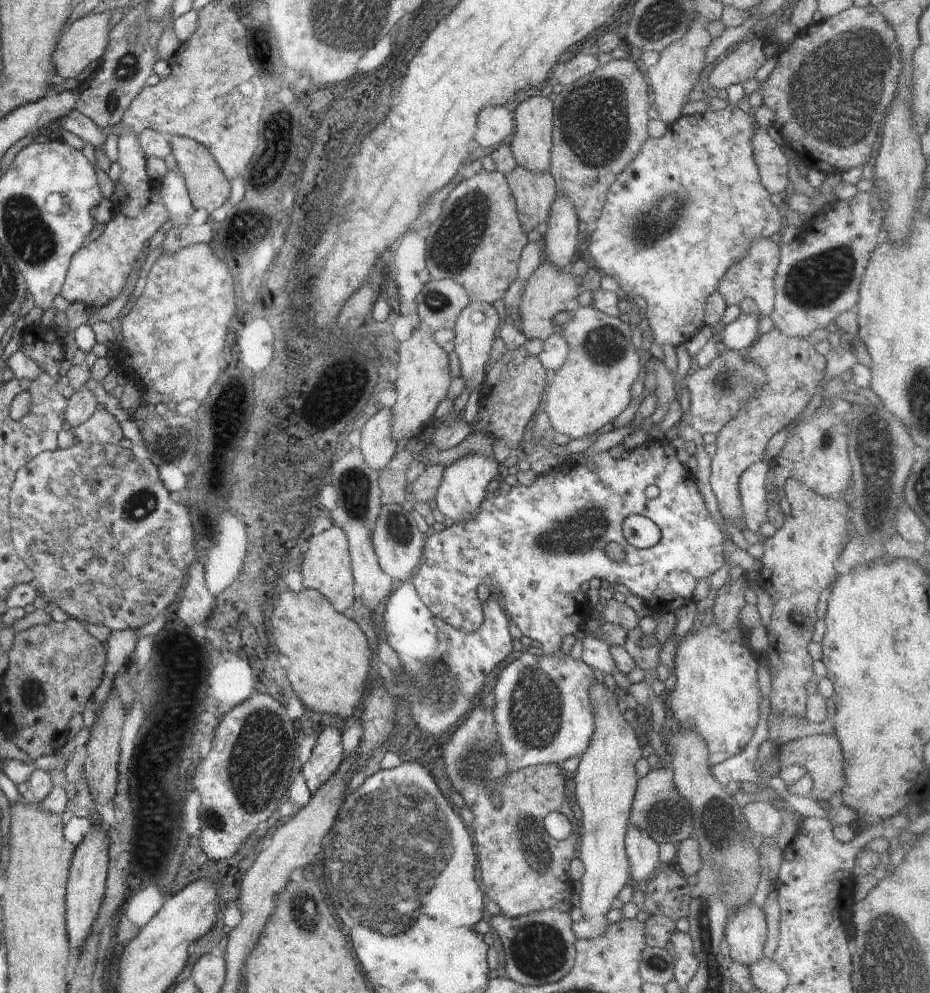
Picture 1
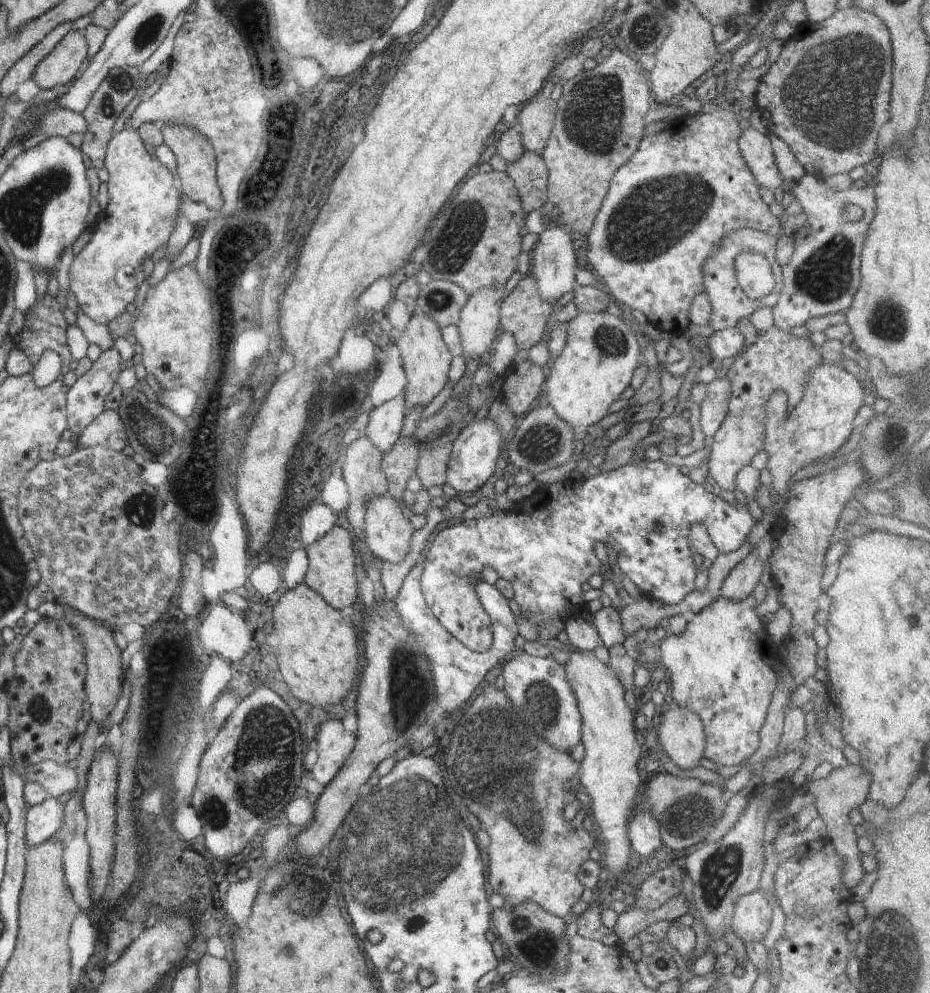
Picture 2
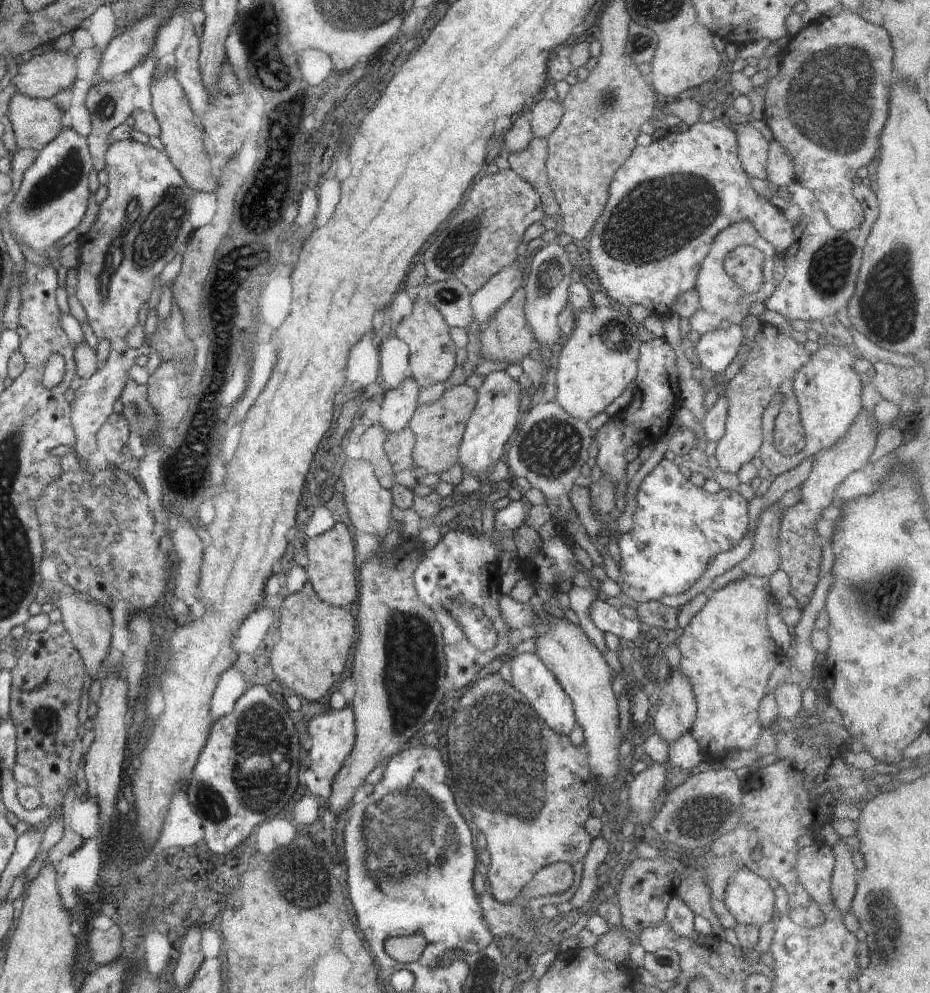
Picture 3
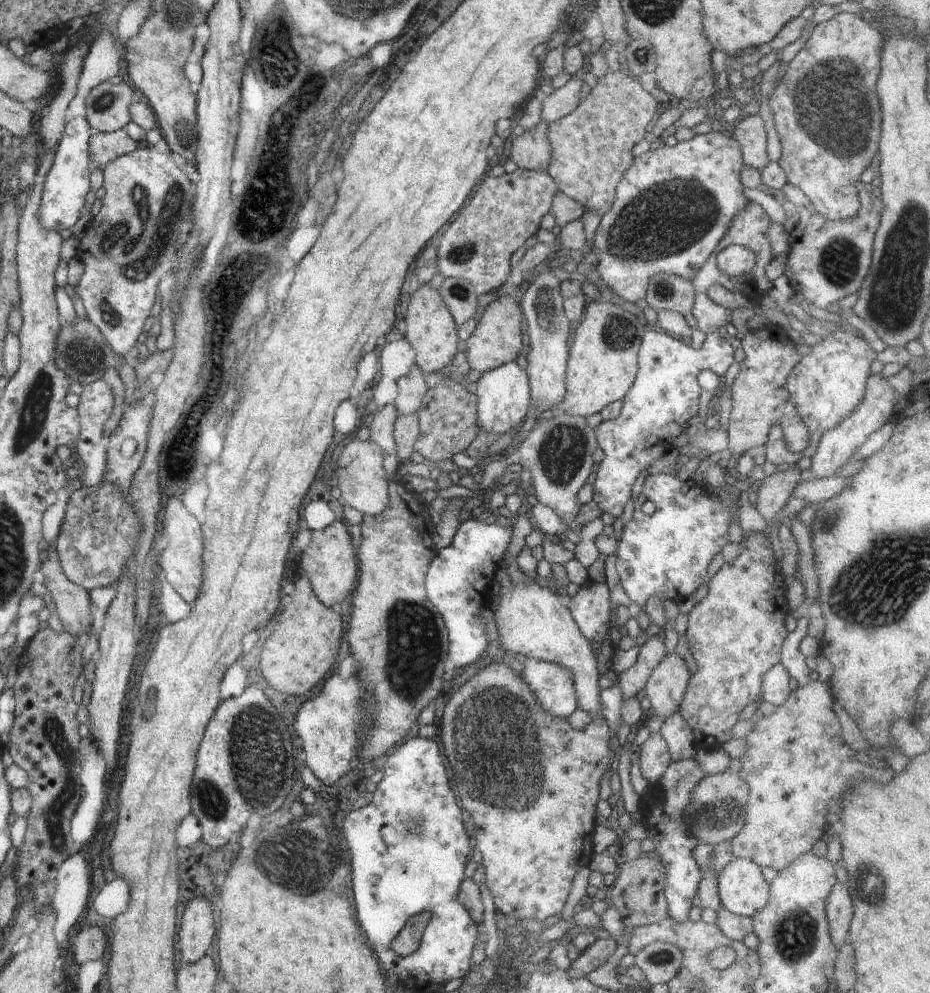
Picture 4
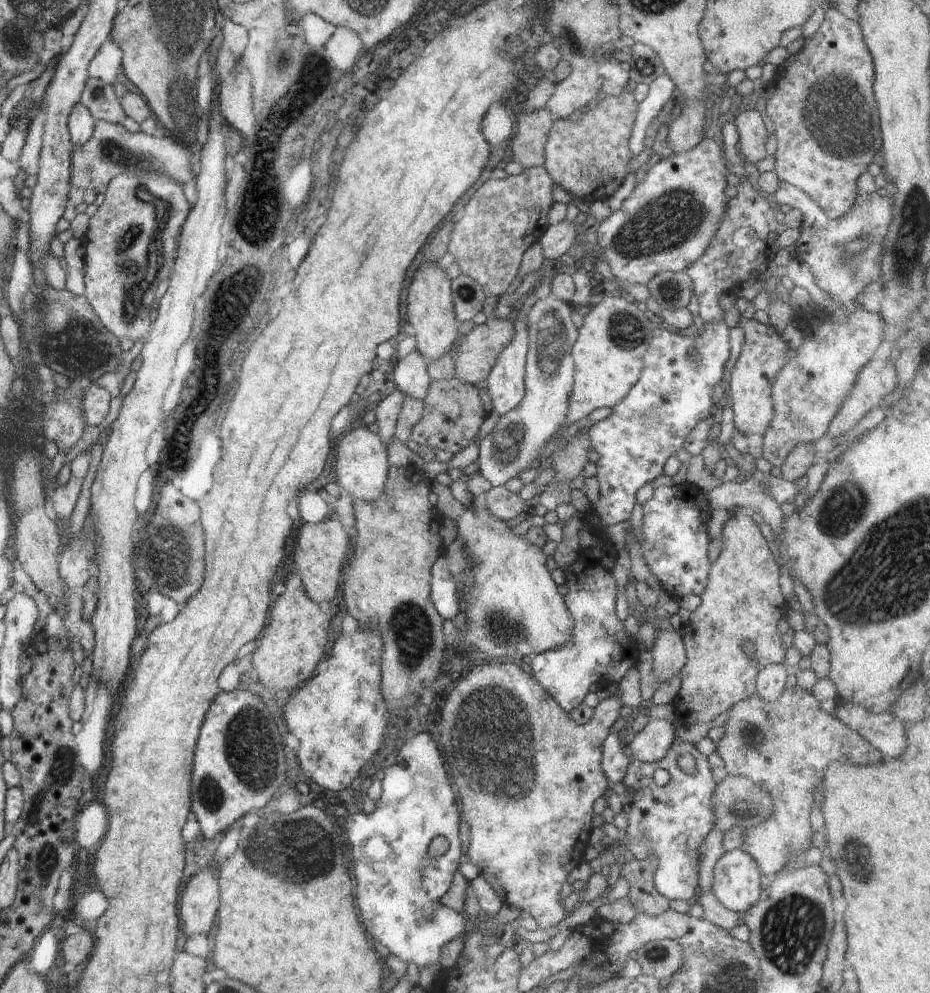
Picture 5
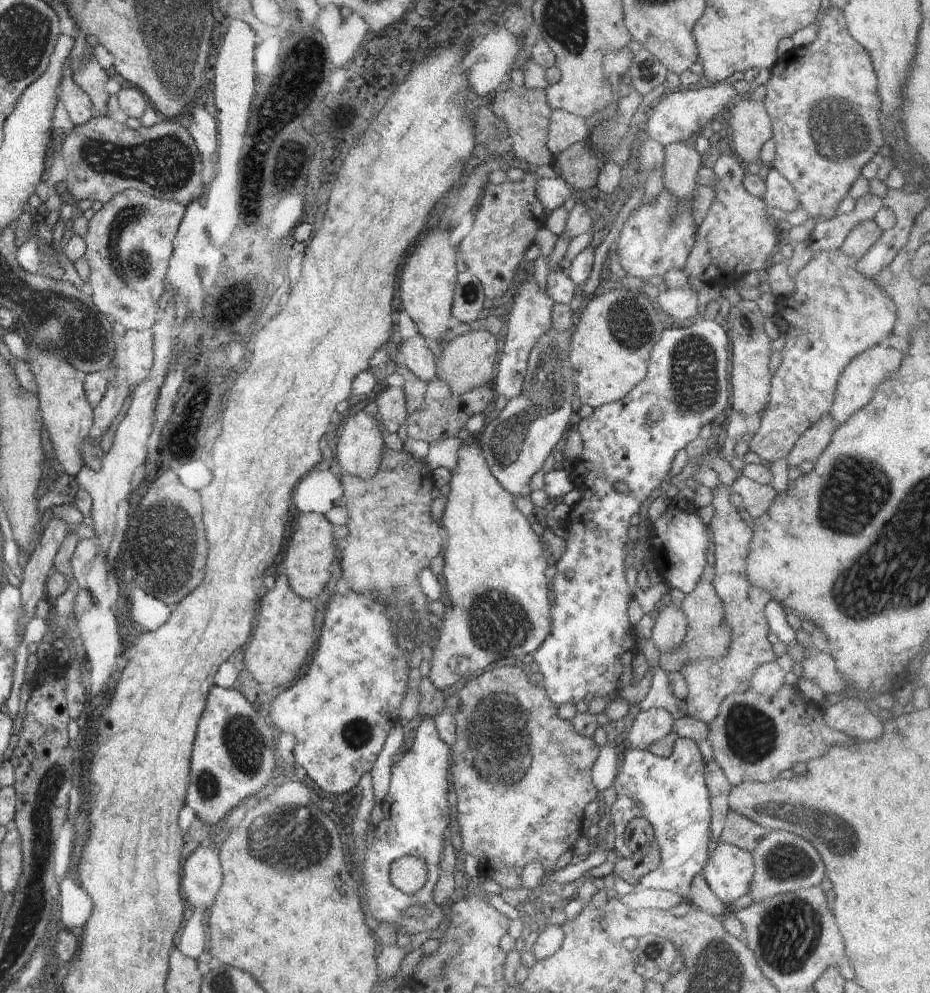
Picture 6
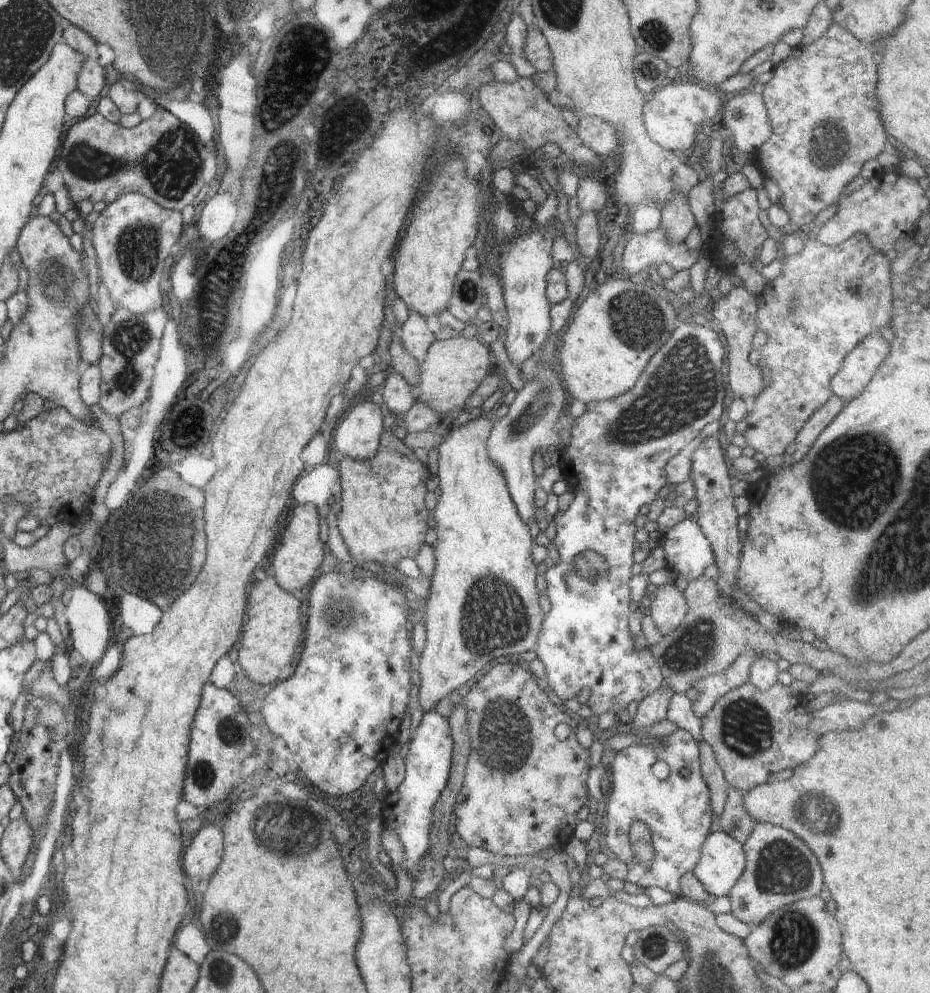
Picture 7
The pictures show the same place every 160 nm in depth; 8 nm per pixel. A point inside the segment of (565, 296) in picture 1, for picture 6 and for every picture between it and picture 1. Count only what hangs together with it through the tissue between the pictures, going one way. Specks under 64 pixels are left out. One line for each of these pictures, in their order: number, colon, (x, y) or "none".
2: (522, 313)
3: (508, 338)
4: (497, 340)
5: (478, 350)
6: (465, 362)

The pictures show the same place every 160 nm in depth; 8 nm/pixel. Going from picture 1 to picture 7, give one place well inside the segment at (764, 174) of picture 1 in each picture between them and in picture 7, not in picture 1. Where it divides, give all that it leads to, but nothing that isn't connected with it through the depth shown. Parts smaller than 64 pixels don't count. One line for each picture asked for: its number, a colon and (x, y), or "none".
2: (755, 146)
3: (753, 149)
4: (749, 131)
5: (752, 133)
6: (750, 128)
7: (745, 116)

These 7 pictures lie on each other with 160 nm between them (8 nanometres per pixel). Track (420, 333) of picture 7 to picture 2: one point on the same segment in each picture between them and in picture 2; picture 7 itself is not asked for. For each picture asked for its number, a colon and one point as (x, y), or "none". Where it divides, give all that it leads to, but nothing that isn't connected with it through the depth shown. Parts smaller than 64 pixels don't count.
2: (386, 421)
3: (399, 405)
4: (411, 389)
5: (410, 376)
6: (414, 353)

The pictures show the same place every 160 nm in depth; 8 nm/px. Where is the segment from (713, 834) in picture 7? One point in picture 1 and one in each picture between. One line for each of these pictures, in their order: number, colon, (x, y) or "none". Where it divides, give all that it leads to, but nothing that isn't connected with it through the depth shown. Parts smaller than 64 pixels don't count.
1: (745, 932)
2: (751, 920)
3: (749, 898)
4: (743, 890)
5: (737, 886)
6: (729, 870)

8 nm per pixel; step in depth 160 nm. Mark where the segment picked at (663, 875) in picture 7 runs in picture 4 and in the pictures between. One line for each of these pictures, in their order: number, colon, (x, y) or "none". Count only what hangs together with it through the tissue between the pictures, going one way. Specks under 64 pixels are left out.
4: (662, 809)
5: (676, 819)
6: (670, 793)

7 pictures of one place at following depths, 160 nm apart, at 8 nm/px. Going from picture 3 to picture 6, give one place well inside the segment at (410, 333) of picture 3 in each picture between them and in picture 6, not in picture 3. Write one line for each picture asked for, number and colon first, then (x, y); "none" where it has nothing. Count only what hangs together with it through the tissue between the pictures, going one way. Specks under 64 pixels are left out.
4: (431, 331)
5: (432, 320)
6: (428, 280)

